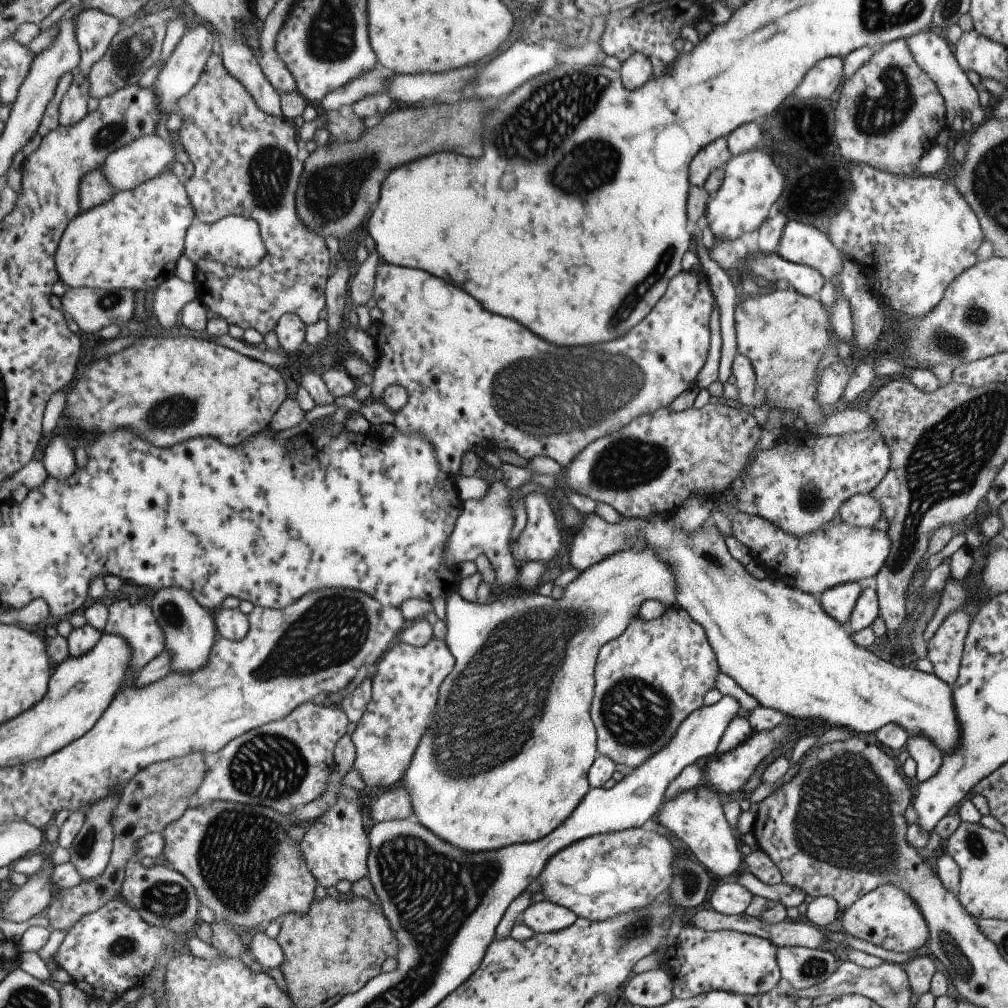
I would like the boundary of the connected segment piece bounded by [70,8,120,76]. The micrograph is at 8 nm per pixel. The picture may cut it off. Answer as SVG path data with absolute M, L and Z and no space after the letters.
M80 10L73 20L73 34L79 50L79 64L70 73L75 76L77 72L86 74L91 65L107 50L111 38L117 34L120 21L101 10Z

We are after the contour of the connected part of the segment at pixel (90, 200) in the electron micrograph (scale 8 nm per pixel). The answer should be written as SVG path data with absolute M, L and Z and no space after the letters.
M96 169L81 178L78 187L80 211L90 210L104 204L113 196L112 185L103 177L102 171Z

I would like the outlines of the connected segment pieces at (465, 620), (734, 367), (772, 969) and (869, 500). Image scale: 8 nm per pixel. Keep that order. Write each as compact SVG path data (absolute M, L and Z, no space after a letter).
M644 545L631 548L627 552L618 551L611 554L584 572L579 573L562 590L563 596L561 598L551 598L535 592L534 594L527 593L514 586L514 590L496 592L495 600L491 604L483 605L462 600L457 592L445 596L444 622L446 623L446 633L444 643L449 654L453 655L455 662L453 670L446 678L443 678L443 682L437 690L437 700L435 700L433 718L431 718L433 724L429 724L429 728L425 730L425 734L419 740L399 784L409 794L409 802L411 802L411 810L413 810L415 820L425 830L435 834L439 840L443 840L455 848L463 849L463 852L491 852L505 848L505 846L511 846L511 844L535 842L561 825L561 822L573 812L575 806L590 789L587 771L591 762L597 757L597 751L595 729L589 720L589 704L593 698L593 670L596 655L603 640L589 640L589 634L587 634L589 628L585 628L589 604L595 600L599 604L599 598L601 600L613 598L615 604L621 604L621 606L627 604L627 610L631 610L631 602L633 602L633 610L635 610L647 600L659 602L665 607L674 606L676 600L676 587L673 574L670 572L670 565L658 556L655 549Z
M735 353L732 359L730 374L733 376L733 385L736 388L737 400L745 406L759 407L761 396L757 392L753 369L749 360L743 354Z
M685 923L665 954L665 971L672 982L675 999L689 999L713 990L744 996L765 994L780 981L775 948L764 938L733 930L704 931Z
M858 494L848 498L839 506L836 521L850 527L869 528L881 518L881 515L879 502L871 494Z

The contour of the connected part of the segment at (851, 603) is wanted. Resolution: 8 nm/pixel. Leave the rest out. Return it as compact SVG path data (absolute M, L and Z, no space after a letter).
M845 582L824 590L818 601L827 616L846 626L861 590L857 582Z

